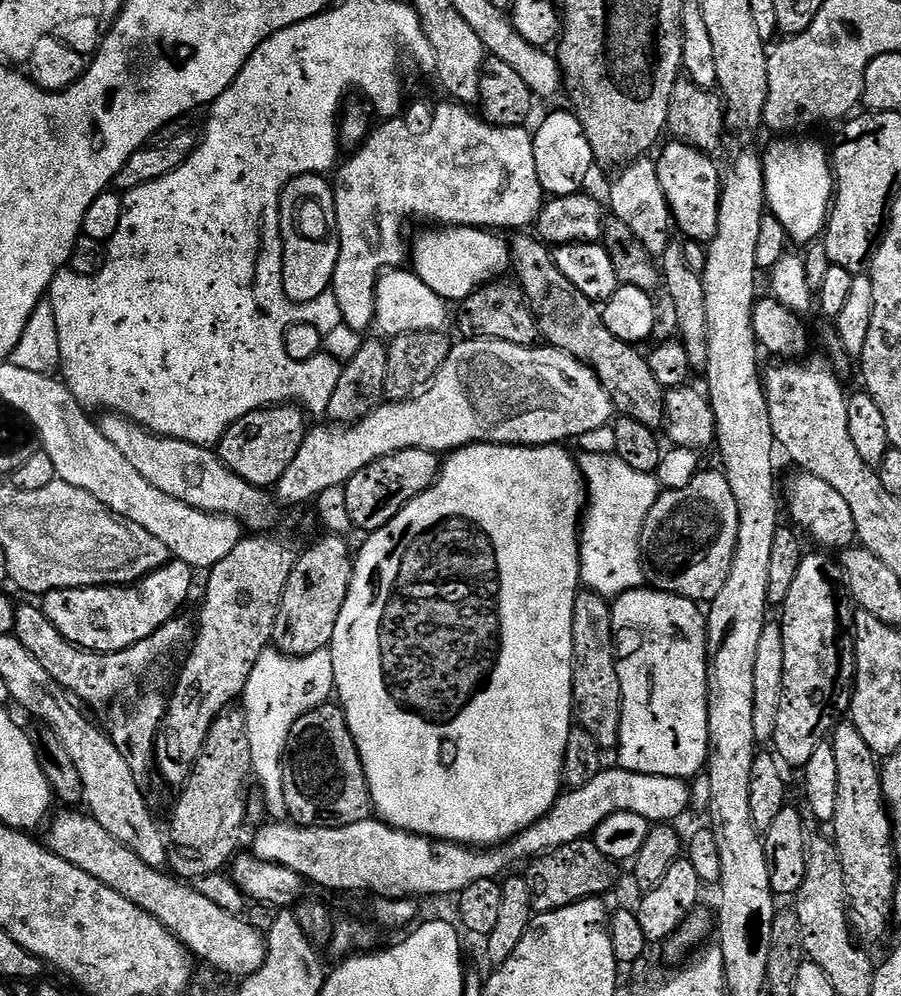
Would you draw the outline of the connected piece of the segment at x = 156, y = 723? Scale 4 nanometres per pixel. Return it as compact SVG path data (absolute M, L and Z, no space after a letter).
M21 602L17 603L15 607L16 626L14 635L16 640L22 642L22 646L26 646L26 650L30 650L30 654L34 654L36 661L45 668L46 674L50 674L50 678L54 678L54 682L58 682L65 692L71 694L77 701L83 702L89 709L92 707L96 711L97 717L95 716L95 719L107 732L108 738L114 742L114 746L118 746L123 760L130 765L130 770L134 770L134 778L141 782L147 781L148 771L151 773L154 768L156 735L160 729L162 718L168 709L169 698L169 693L165 689L163 692L158 685L151 684L148 680L155 678L156 663L163 656L168 656L171 652L181 651L180 653L183 653L191 645L194 639L193 617L191 620L190 617L184 616L185 614L177 614L154 634L150 634L150 638L146 638L126 650L92 652L89 648L77 648L75 644L69 642L56 629L54 622L50 622L50 618L46 618L43 607L36 605L35 608L32 604L21 604Z

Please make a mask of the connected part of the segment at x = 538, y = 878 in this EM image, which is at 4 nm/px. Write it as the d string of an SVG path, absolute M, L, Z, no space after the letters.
M585 838L578 842L566 842L553 852L535 857L523 873L526 886L530 886L530 902L533 913L562 910L562 906L577 904L580 900L603 897L616 884L617 861L604 853L595 839Z

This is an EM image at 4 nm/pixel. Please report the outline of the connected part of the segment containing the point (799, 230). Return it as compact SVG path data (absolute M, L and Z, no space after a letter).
M776 138L769 146L768 153L763 153L764 194L767 211L776 216L778 222L782 222L782 226L788 232L789 241L796 243L797 240L798 243L804 244L803 246L808 246L823 233L828 223L828 214L836 195L836 178L827 147L824 149L816 140L796 139L800 138Z

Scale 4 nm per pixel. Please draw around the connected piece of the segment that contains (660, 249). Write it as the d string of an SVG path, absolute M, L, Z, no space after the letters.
M652 158L635 160L633 164L621 167L619 172L620 177L613 182L612 193L608 196L609 202L612 203L611 215L626 222L626 226L630 226L634 238L642 242L642 246L650 255L663 257L668 245L674 240L674 221L670 206L666 202L666 194L662 190L662 182L658 182L656 160Z

